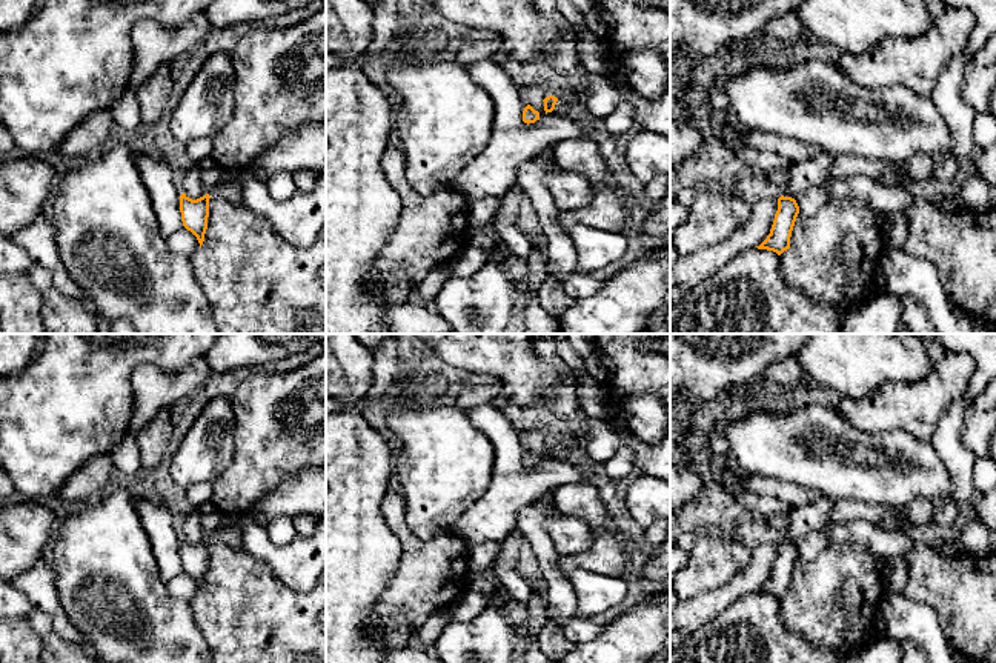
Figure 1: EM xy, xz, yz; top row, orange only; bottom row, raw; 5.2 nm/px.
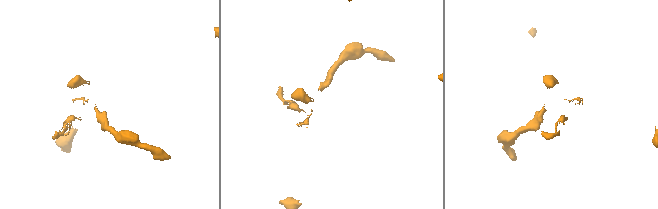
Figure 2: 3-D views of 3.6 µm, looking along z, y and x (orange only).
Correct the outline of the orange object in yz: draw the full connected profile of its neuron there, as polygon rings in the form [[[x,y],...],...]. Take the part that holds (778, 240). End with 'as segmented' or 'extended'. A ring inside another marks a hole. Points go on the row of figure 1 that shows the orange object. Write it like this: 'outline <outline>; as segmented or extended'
outline [[[781,195],[778,198],[778,211],[767,238],[756,246],[758,249],[773,251],[781,255],[790,248],[790,237],[799,214],[799,206],[795,198]]]; as segmented

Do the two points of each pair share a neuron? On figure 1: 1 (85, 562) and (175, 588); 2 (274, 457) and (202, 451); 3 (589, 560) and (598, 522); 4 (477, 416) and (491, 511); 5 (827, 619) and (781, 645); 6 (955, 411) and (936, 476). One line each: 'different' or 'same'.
1: different
2: different
3: same
4: same
5: different
6: different

